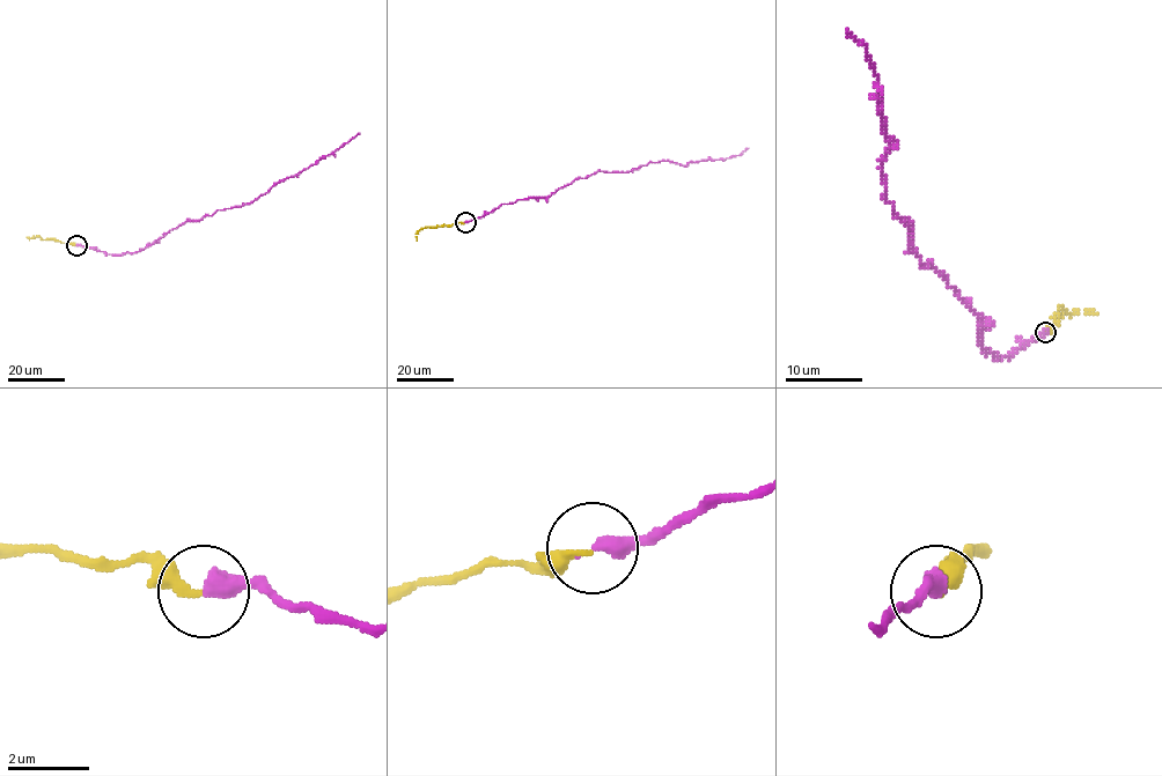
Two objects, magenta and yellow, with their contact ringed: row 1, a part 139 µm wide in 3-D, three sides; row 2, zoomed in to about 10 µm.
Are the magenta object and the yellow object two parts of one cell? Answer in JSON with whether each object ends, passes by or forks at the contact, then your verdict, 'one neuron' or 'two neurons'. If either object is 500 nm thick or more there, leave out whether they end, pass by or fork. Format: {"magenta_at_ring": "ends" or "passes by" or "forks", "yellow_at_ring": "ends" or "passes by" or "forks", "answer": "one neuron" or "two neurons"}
{"magenta_at_ring": "ends", "yellow_at_ring": "ends", "answer": "one neuron"}

